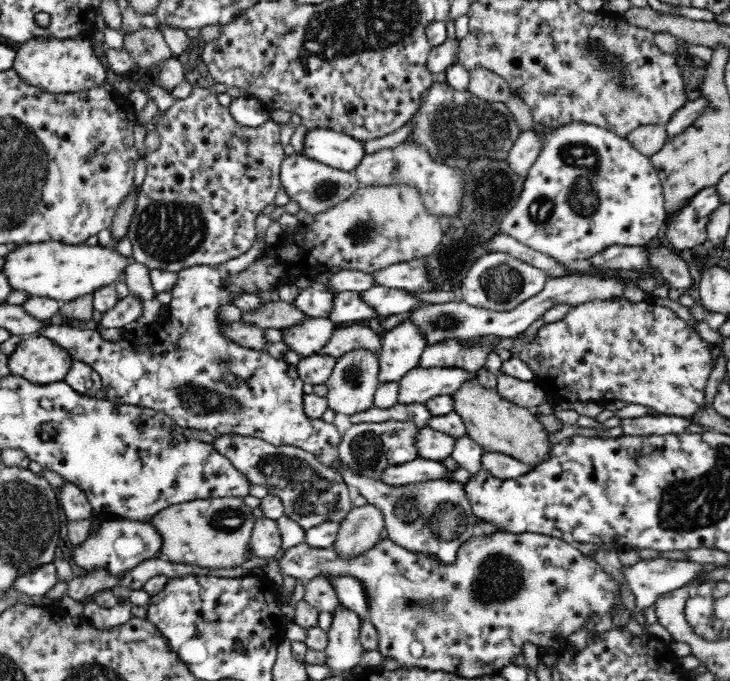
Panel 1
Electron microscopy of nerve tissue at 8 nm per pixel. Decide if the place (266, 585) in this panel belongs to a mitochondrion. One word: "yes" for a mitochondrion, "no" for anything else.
no

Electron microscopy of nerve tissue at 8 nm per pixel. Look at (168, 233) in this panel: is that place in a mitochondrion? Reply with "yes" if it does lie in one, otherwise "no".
yes

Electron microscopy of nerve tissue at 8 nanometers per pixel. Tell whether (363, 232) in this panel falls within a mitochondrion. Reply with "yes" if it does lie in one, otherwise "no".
yes

